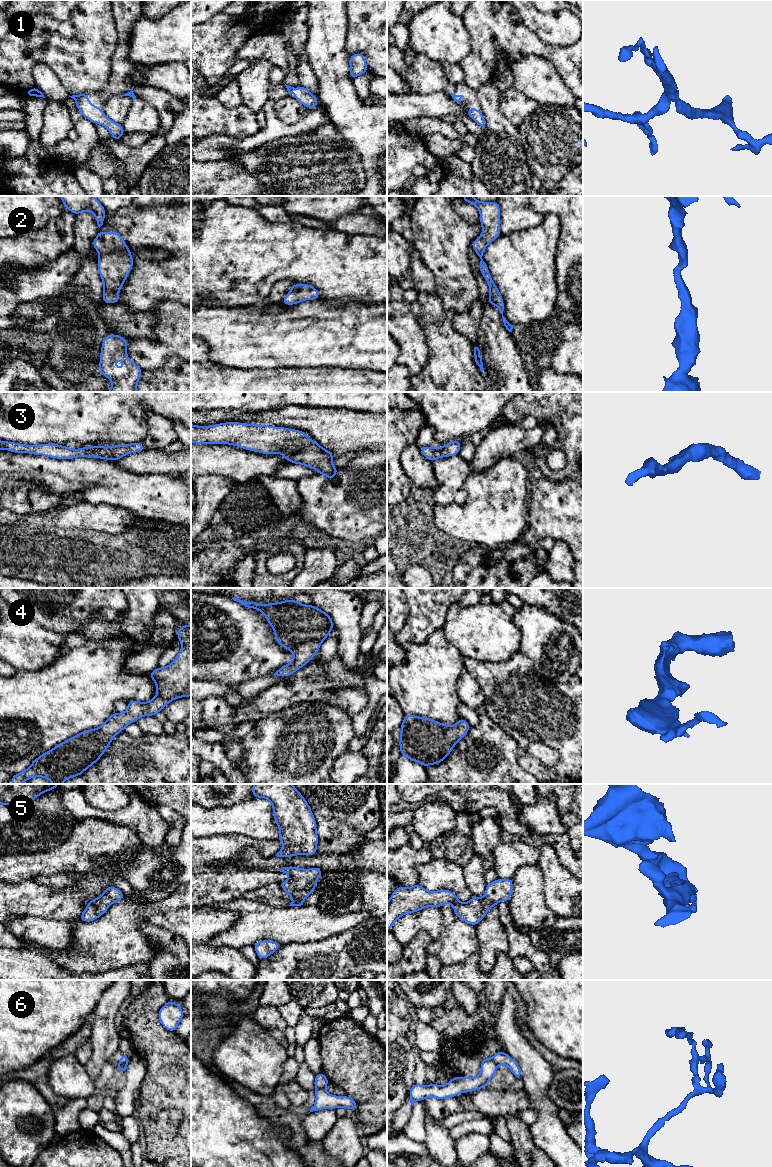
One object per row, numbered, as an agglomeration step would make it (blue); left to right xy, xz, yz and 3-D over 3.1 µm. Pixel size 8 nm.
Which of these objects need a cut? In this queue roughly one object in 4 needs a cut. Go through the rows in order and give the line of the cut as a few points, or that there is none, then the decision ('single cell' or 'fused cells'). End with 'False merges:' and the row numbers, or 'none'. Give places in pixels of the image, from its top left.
1: no cut | single cell
2: no cut | single cell
3: no cut | single cell
4: no cut | single cell
5: no cut | single cell
6: xz (315, 1087), (324, 1088) | fused cells
False merges: 6

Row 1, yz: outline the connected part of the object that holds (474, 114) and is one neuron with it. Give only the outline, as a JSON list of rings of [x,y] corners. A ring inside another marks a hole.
[[[468,106],[467,116],[475,120],[476,123],[480,125],[482,128],[486,124],[484,114],[481,112],[481,109],[474,109],[472,106]]]

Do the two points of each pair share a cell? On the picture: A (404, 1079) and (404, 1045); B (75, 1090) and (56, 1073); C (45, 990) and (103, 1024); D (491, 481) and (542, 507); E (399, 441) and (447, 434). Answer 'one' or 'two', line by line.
A: one
B: one
C: two
D: two
E: two

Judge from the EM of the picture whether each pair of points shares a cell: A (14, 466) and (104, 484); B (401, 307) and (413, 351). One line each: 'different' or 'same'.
A: same
B: same

